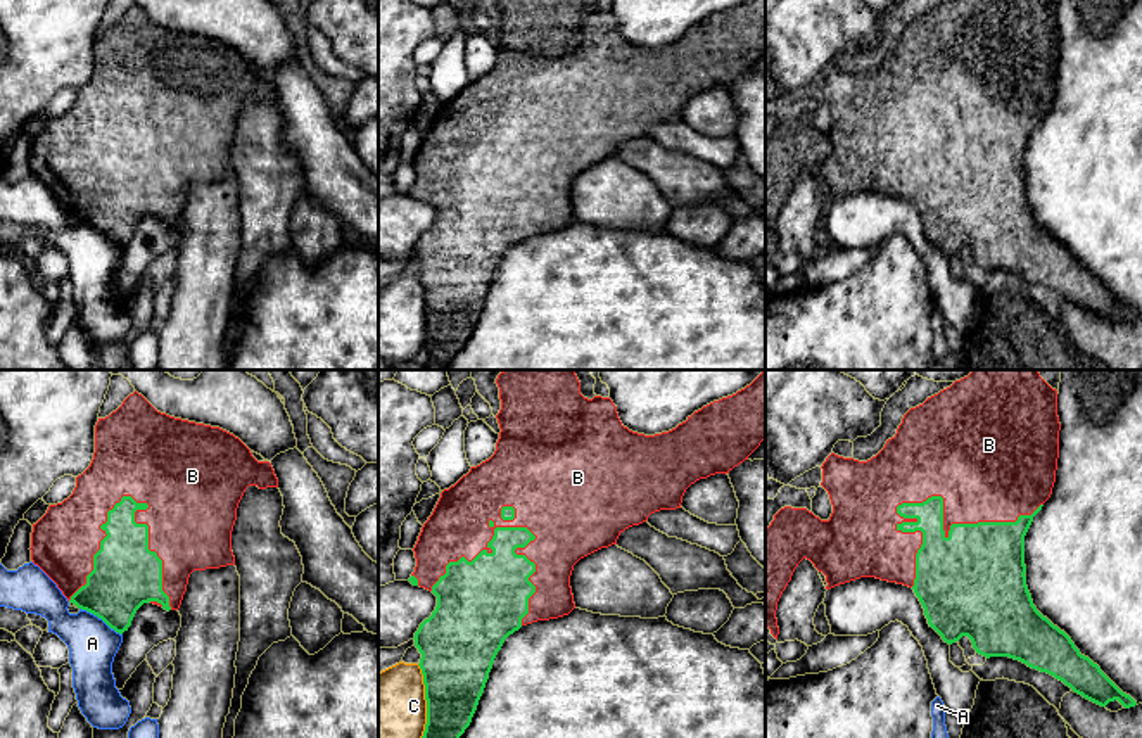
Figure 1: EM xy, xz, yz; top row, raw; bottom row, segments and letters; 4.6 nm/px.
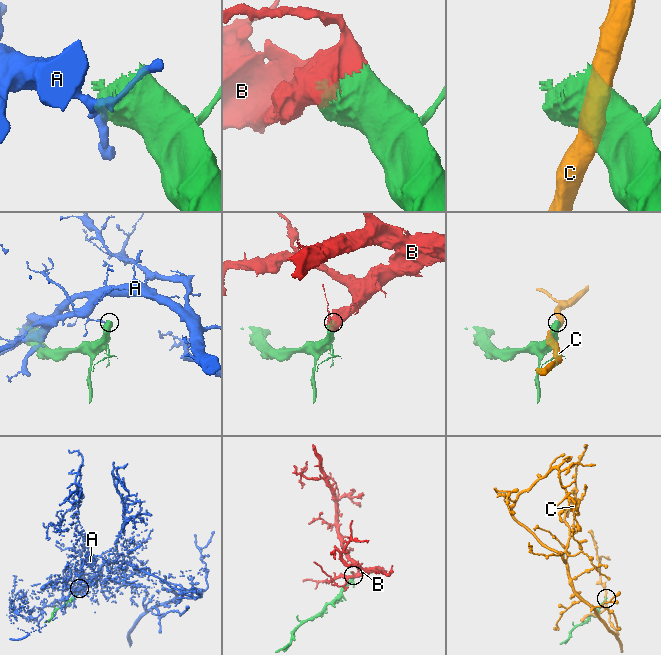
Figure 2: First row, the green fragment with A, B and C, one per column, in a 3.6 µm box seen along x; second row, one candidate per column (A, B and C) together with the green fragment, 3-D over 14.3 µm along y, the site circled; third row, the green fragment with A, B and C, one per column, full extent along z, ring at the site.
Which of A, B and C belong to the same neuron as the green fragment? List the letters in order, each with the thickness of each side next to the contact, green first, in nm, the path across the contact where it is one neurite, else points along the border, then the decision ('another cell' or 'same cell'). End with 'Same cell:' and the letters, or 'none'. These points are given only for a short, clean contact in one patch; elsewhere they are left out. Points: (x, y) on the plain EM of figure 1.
A: 320 nm thick on the green side, 220 nm on the other; another cell
B: 170 nm thick on the green side, 480 nm on the other; same cell
C: 340 nm thick on the green side, 340 nm on the other; another cell
Same cell: B

